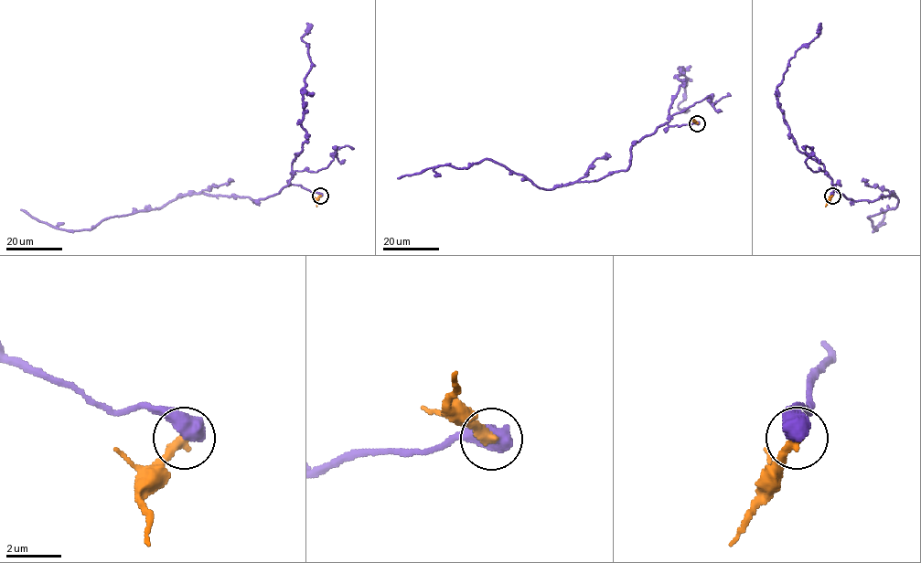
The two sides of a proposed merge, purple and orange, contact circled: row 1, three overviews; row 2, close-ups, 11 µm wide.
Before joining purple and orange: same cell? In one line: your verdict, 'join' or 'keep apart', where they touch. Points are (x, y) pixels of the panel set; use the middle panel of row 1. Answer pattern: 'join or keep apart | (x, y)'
keep apart | (697, 123)

